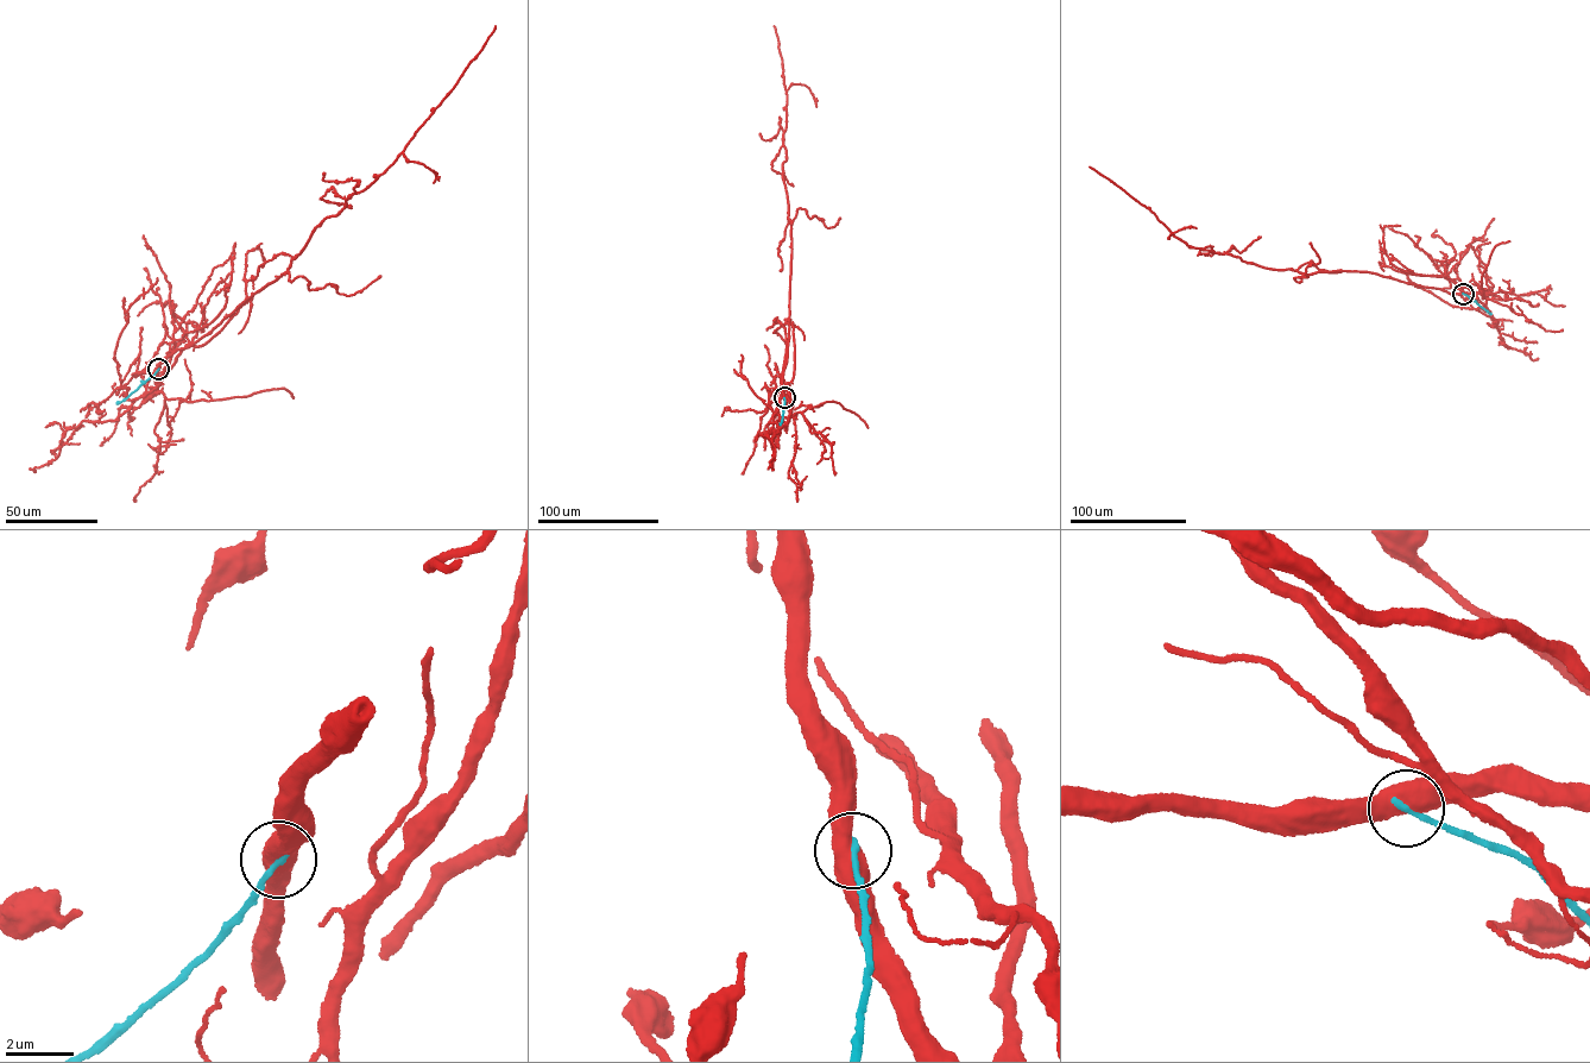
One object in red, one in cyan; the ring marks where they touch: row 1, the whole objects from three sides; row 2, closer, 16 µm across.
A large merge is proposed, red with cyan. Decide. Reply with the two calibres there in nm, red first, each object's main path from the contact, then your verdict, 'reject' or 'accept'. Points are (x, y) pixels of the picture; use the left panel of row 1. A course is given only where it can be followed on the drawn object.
calibres 600 and 190 nm; course red (158, 369), (177, 348), (207, 334), (281, 276), (322, 221), (336, 215), (351, 195), (393, 163), (496, 25); course cyan (158, 369), (117, 403); reject

